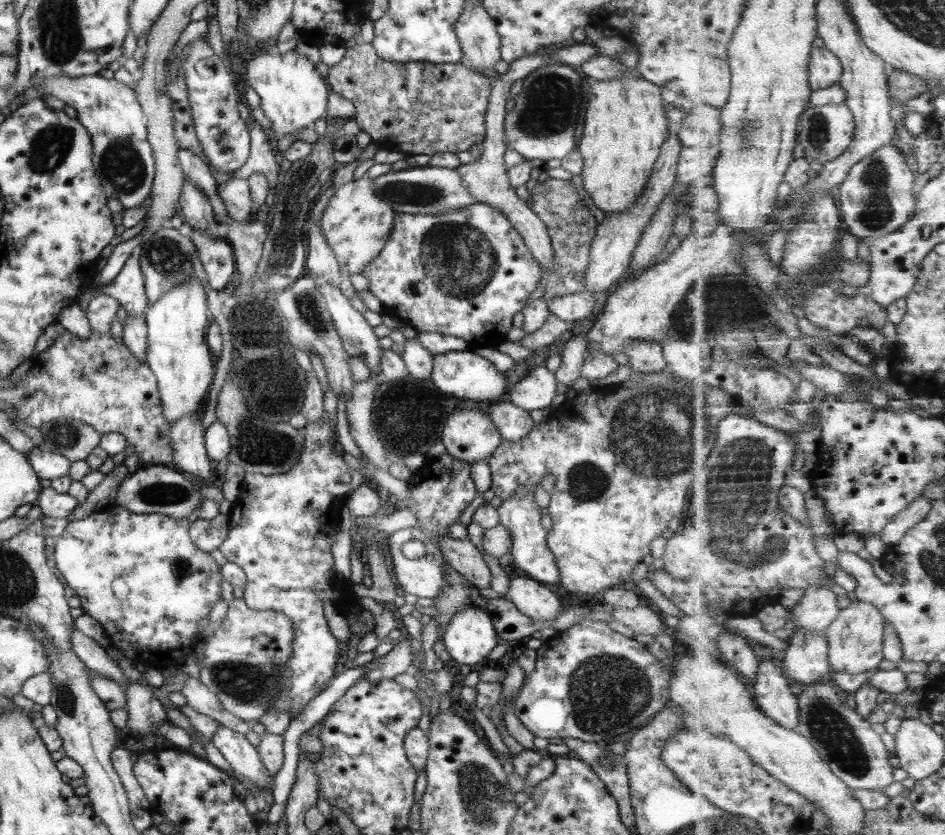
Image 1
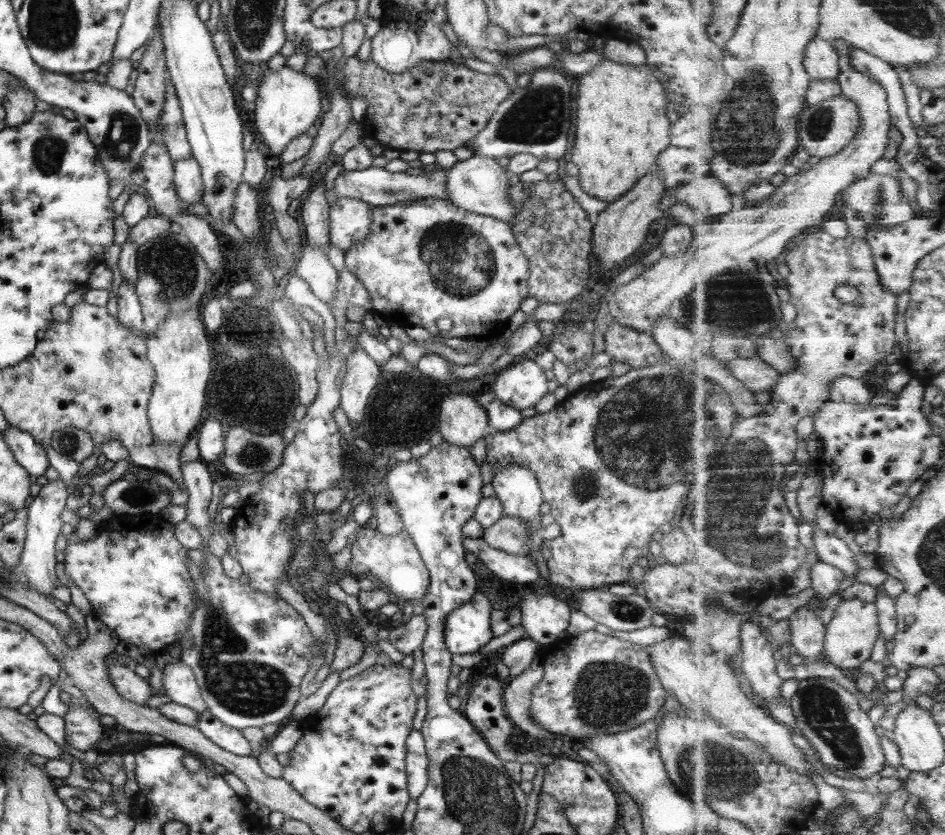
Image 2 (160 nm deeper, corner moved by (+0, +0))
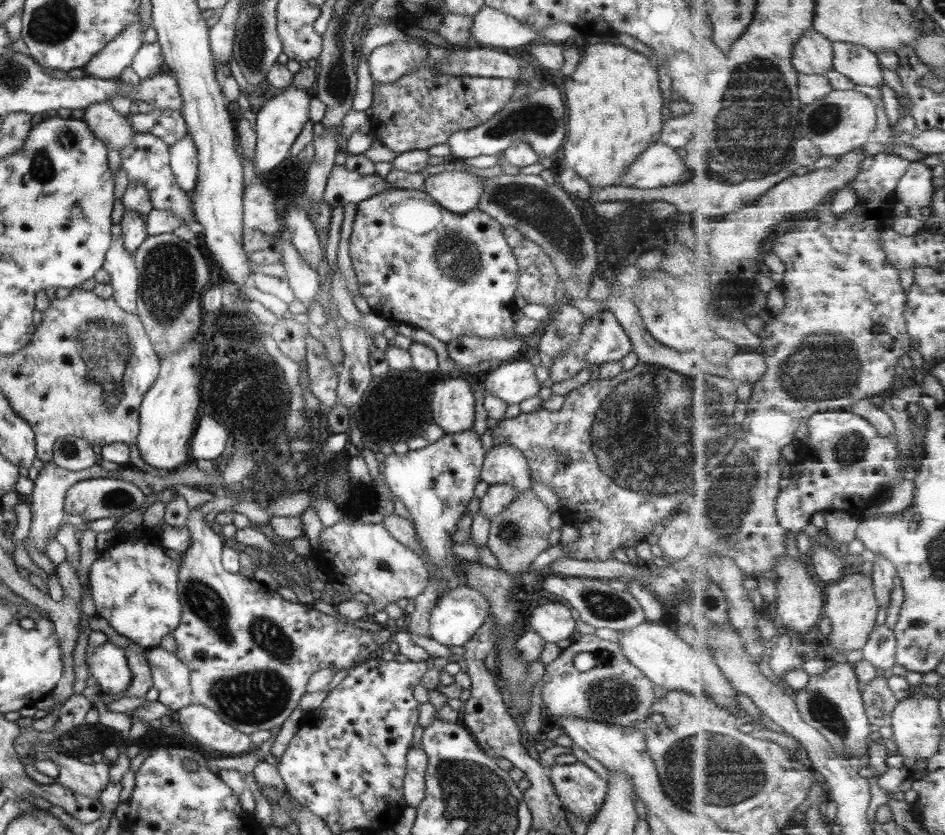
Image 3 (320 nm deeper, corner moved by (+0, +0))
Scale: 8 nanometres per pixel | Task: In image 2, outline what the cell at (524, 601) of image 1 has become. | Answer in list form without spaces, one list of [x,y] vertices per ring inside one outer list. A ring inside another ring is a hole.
[[[529,592],[519,601],[520,625],[539,646],[547,646],[565,632],[569,620],[568,604],[553,596]]]

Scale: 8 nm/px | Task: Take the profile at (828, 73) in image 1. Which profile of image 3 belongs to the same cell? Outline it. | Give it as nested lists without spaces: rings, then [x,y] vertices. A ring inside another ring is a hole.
[[[810,28],[796,45],[792,63],[800,73],[824,75],[835,69],[834,58],[833,42]]]

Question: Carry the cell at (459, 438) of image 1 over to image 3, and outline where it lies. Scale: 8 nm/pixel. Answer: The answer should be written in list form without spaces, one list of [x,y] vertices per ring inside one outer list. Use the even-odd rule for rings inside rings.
[[[461,375],[456,378],[437,381],[432,386],[432,393],[430,394],[432,422],[442,428],[445,435],[471,429],[475,414],[473,399],[469,383]]]

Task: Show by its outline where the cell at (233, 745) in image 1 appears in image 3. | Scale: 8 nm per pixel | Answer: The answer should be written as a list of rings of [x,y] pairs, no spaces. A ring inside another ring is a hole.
[[[189,704],[175,712],[175,724],[197,745],[227,754],[251,752],[250,738],[219,720],[216,713],[200,704]]]

